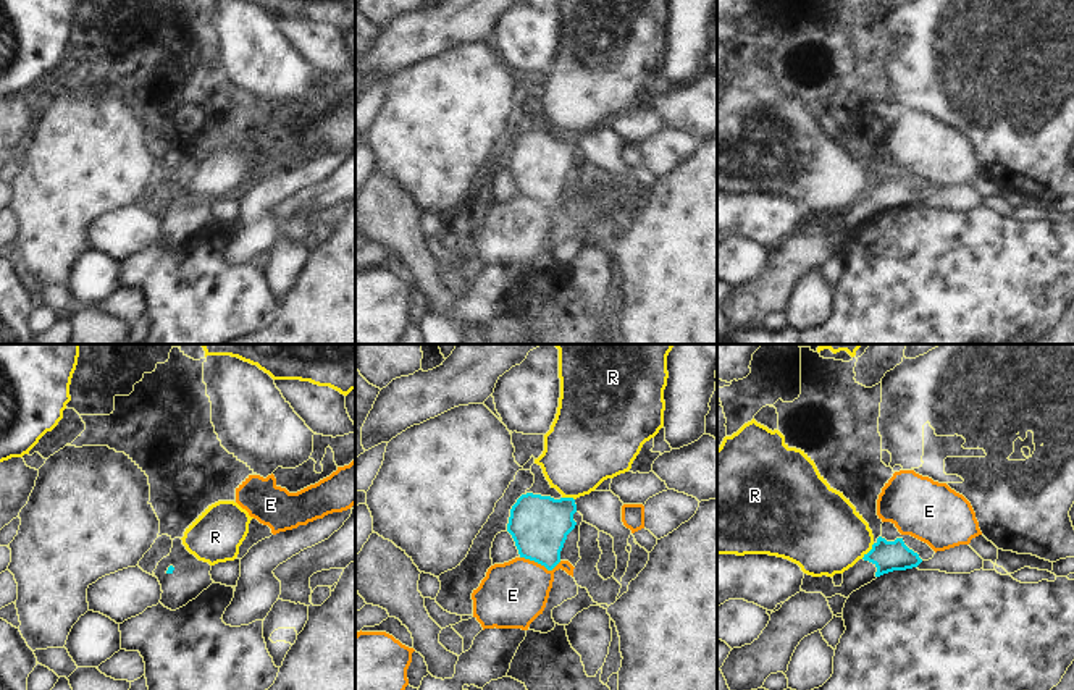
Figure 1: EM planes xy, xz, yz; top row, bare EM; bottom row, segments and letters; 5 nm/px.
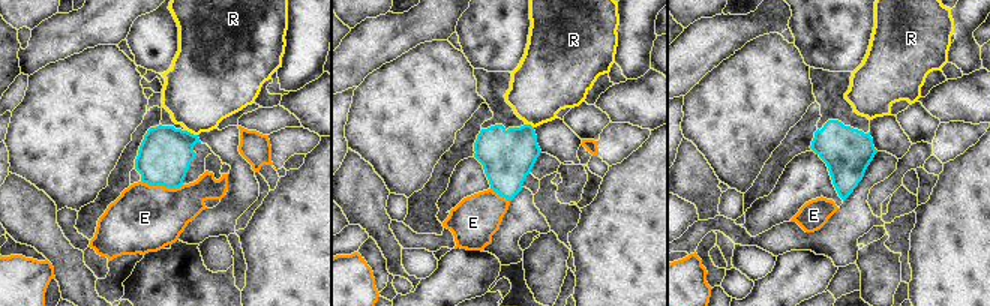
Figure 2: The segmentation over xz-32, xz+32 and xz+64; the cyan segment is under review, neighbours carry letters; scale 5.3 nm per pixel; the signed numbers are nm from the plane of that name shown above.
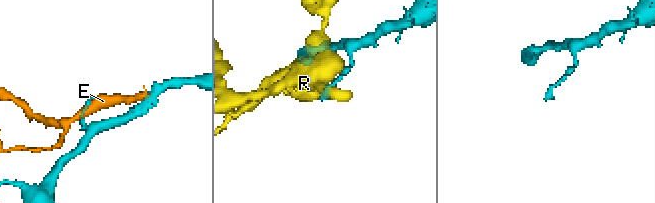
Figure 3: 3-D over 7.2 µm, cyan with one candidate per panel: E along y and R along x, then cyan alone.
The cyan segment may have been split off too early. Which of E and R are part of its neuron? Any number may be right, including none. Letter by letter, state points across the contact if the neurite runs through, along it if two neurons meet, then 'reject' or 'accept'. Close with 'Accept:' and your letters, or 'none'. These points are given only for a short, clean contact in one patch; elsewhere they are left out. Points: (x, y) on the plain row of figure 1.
E: reject
R: border along yz (874, 181), (861, 196); reject
Accept: none

